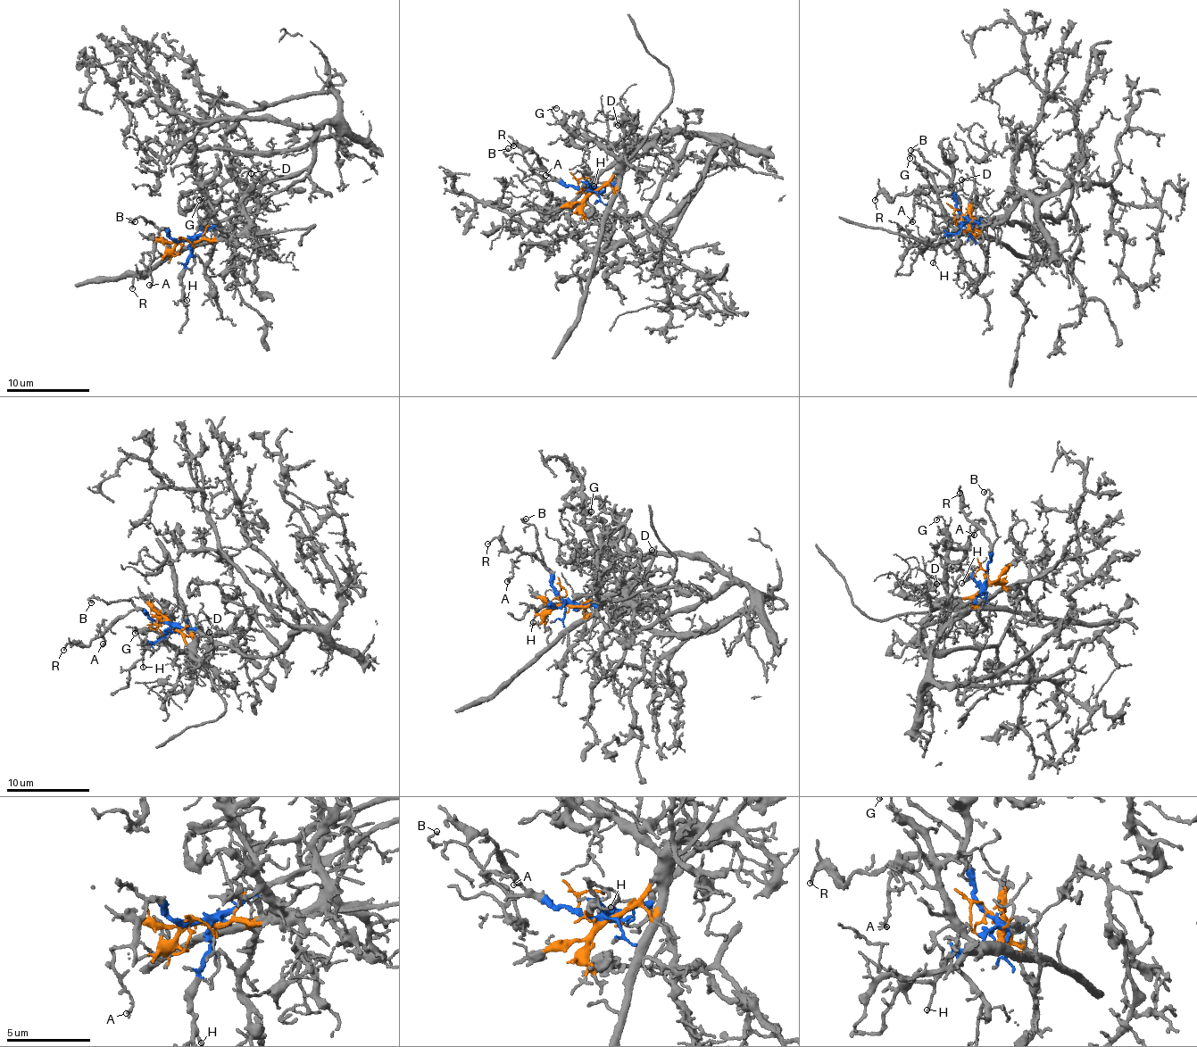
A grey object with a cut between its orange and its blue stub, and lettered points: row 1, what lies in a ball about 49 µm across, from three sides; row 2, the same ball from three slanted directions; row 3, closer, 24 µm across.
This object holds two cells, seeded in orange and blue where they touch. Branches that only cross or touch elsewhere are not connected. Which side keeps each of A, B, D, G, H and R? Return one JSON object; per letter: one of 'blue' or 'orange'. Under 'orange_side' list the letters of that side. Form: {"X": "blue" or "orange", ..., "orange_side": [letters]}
{"A": "blue", "B": "blue", "D": "orange", "G": "orange", "H": "blue", "R": "blue", "orange_side": ["D", "G"]}

